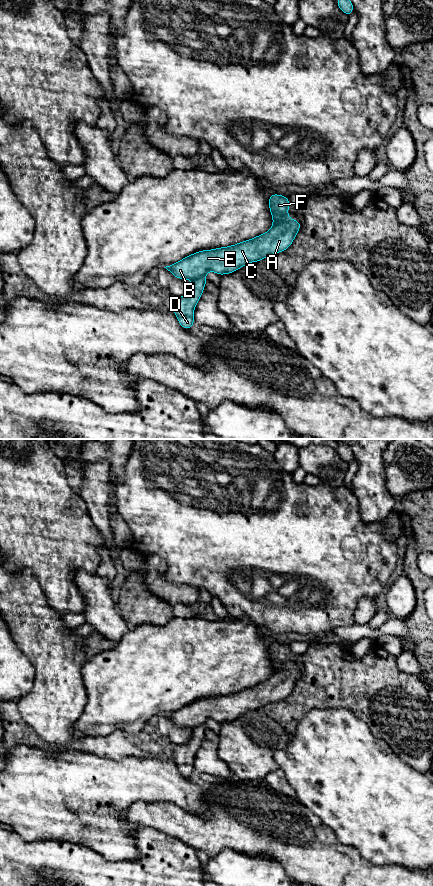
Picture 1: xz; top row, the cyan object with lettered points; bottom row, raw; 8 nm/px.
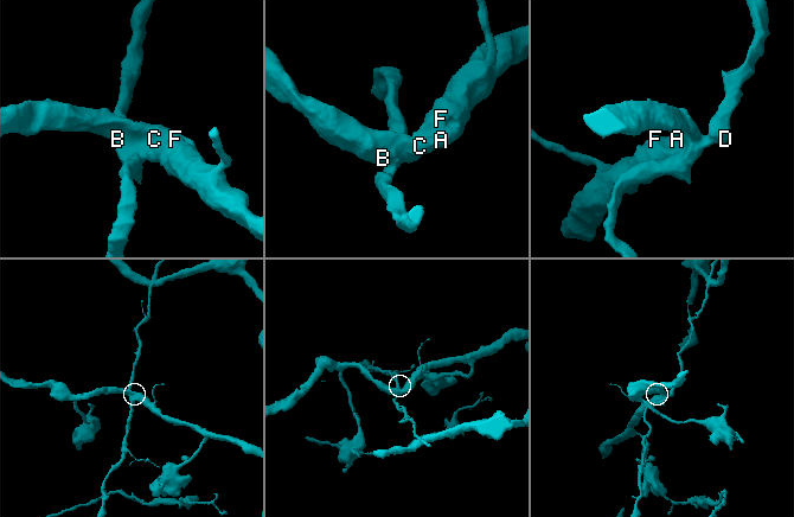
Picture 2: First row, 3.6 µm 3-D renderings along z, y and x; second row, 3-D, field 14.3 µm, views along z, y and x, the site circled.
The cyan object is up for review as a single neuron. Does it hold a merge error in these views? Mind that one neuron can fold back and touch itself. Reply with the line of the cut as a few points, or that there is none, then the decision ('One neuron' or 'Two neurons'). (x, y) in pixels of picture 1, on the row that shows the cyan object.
Split along xz (204, 274), (192, 280). Two neurons

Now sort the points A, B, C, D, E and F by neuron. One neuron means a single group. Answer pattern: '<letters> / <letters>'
A B C E F / D

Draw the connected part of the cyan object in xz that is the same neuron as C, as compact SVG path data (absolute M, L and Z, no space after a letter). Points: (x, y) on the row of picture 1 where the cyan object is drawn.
M272 194L269 196L269 209L273 226L266 233L232 246L198 251L164 268L176 278L194 280L208 271L220 276L229 274L248 263L283 252L290 247L301 228L301 222L287 215L289 208L288 197Z

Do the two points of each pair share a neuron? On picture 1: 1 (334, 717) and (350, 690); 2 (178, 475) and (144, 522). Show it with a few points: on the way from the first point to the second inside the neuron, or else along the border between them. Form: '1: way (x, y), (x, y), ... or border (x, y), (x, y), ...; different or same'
1: border (315, 708), (348, 708), (360, 719); different
2: way (178, 487), (156, 510); same

